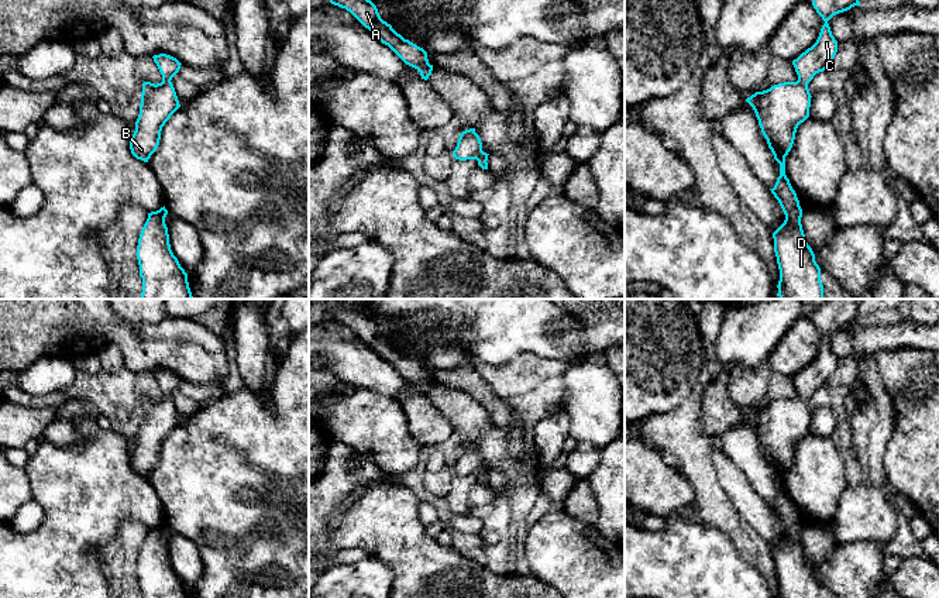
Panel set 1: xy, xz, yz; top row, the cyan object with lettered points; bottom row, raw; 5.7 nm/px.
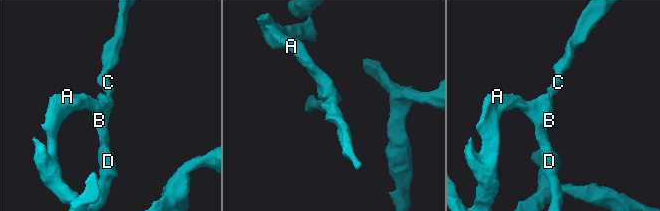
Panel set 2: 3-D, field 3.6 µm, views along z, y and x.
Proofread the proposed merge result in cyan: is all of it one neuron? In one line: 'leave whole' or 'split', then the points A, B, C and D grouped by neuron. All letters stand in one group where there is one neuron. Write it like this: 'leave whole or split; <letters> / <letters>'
leave whole; A B C D

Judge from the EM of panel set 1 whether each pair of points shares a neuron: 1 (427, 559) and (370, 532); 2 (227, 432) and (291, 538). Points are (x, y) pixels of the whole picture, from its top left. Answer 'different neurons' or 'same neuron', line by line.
1: same neuron
2: same neuron

